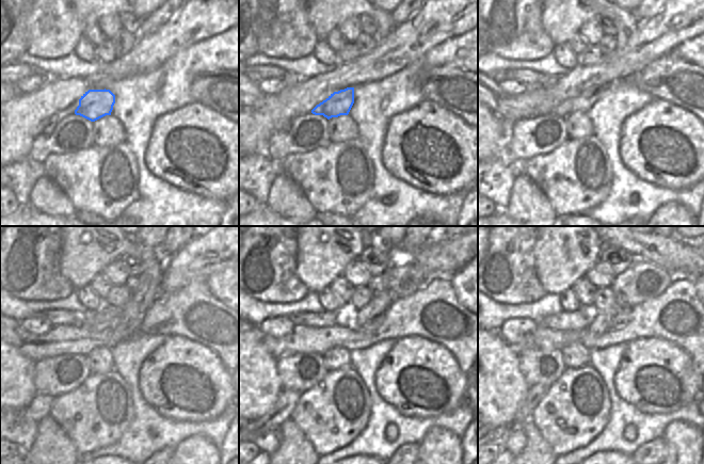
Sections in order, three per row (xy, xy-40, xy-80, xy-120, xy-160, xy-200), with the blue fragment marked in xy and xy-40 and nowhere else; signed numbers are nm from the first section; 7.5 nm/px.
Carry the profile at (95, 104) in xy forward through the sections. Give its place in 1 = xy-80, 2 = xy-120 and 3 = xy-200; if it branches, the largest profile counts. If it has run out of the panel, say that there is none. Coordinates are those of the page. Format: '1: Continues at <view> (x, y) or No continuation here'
1: Continues at xy-80 (582, 102)
2: Continues at xy-120 (84, 349)
3: Continues at xy-200 (561, 346).

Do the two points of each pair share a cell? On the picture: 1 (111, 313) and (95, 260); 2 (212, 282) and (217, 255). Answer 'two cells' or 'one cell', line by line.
1: two cells
2: two cells

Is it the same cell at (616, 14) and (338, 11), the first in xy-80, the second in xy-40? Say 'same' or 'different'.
same

